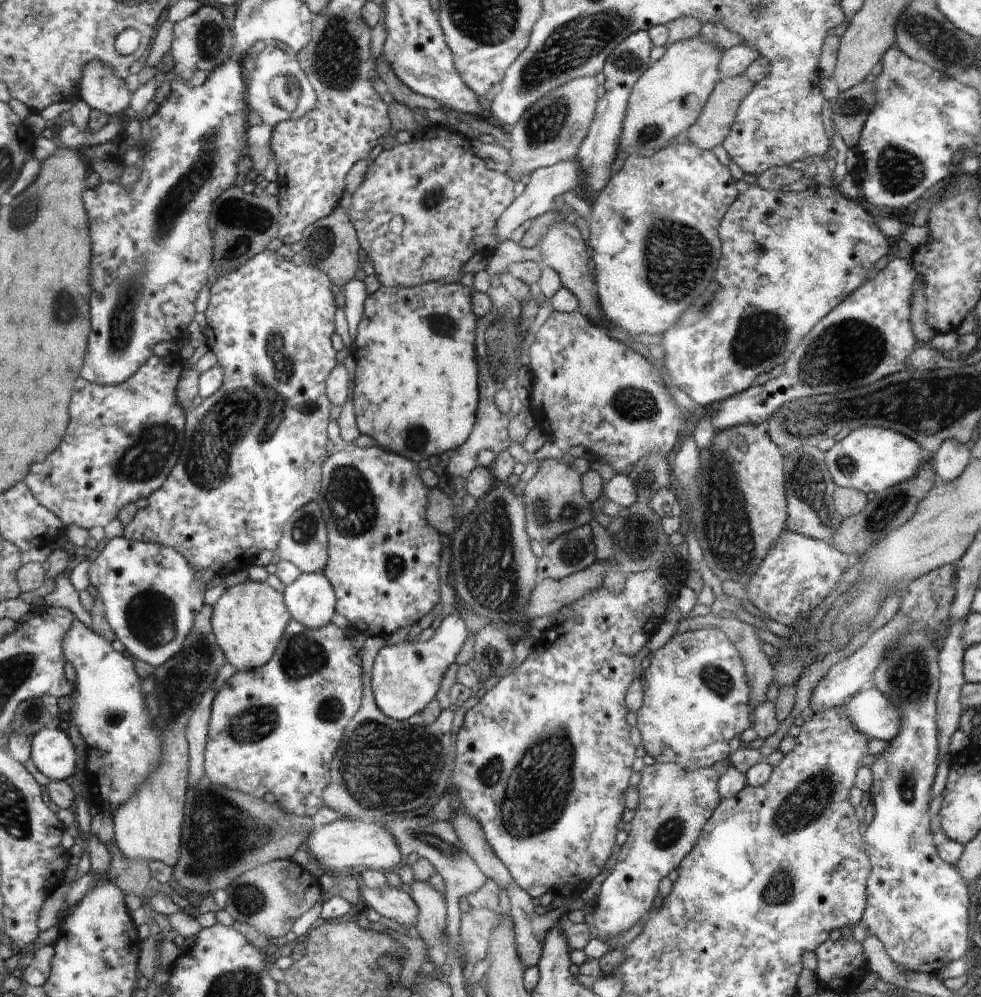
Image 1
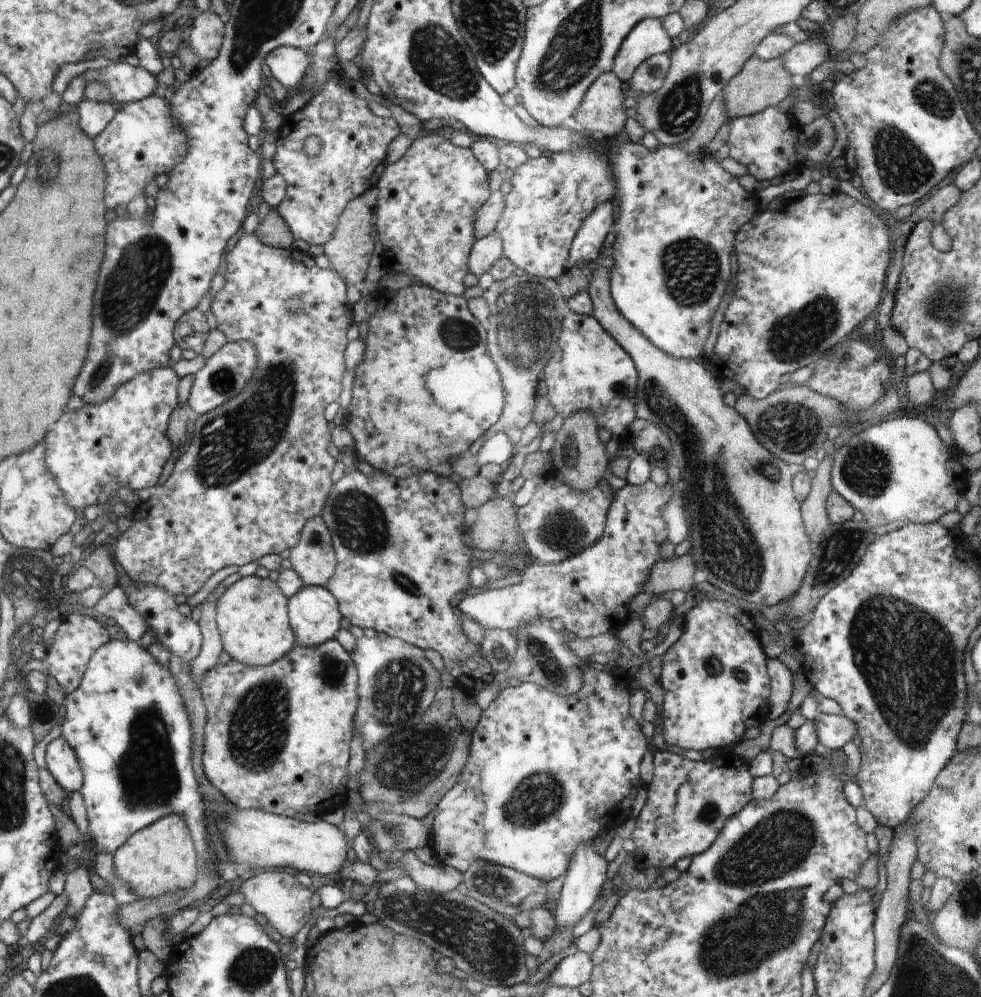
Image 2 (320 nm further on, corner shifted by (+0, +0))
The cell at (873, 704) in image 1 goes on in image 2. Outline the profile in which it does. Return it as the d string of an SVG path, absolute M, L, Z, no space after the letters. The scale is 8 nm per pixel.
M819 713L817 715L817 737L820 744L829 748L829 751L840 749L853 740L857 734L854 721L845 716L833 715L829 713Z

